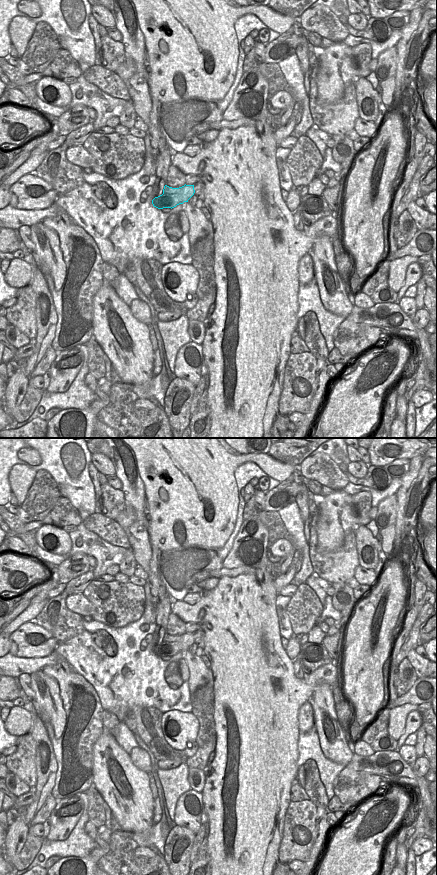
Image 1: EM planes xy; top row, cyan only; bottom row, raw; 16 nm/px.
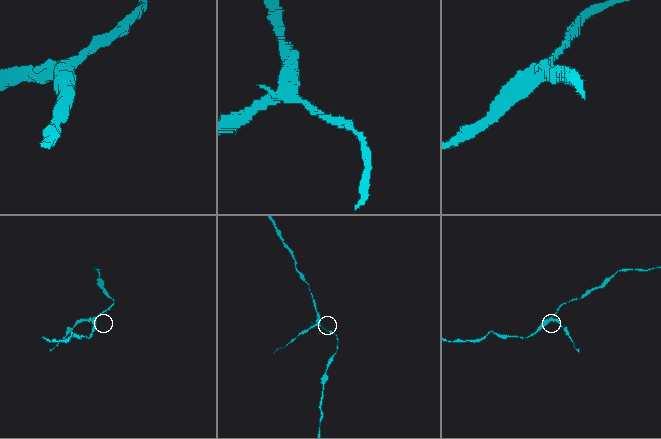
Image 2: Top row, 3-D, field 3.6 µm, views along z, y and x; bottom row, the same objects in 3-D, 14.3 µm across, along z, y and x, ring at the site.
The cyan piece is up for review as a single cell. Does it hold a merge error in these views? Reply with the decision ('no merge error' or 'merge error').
merge error

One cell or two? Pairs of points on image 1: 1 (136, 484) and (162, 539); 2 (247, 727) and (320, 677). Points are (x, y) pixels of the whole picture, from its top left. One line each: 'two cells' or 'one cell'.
1: two cells
2: one cell

